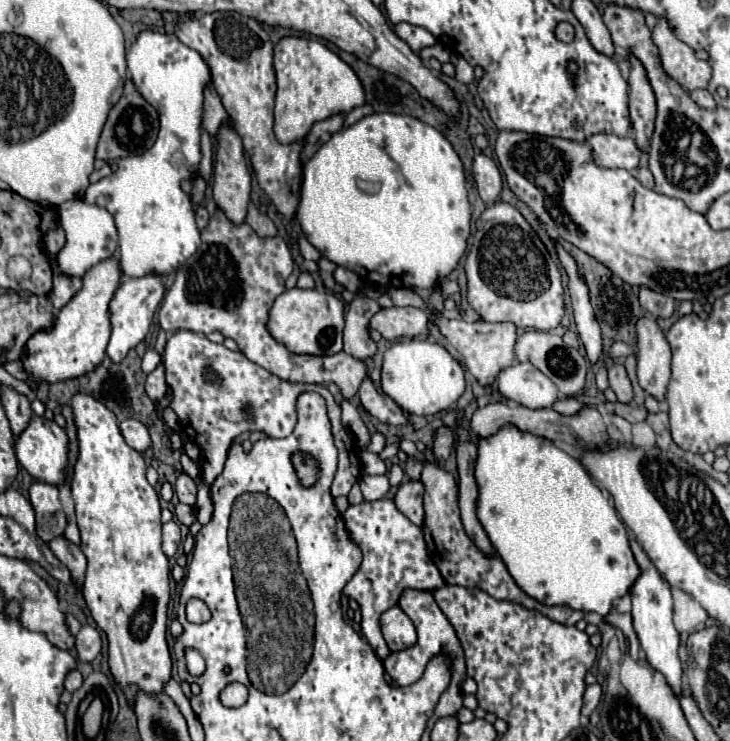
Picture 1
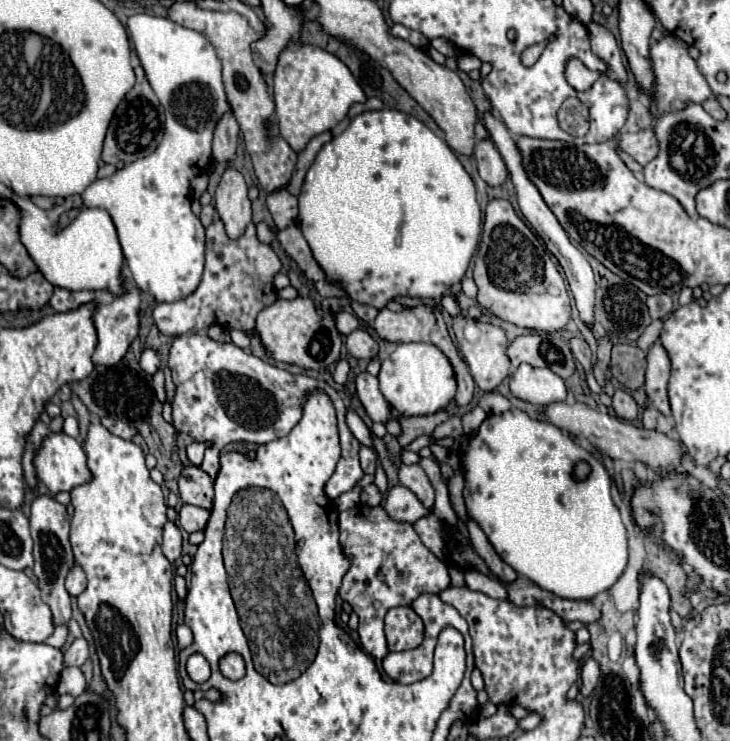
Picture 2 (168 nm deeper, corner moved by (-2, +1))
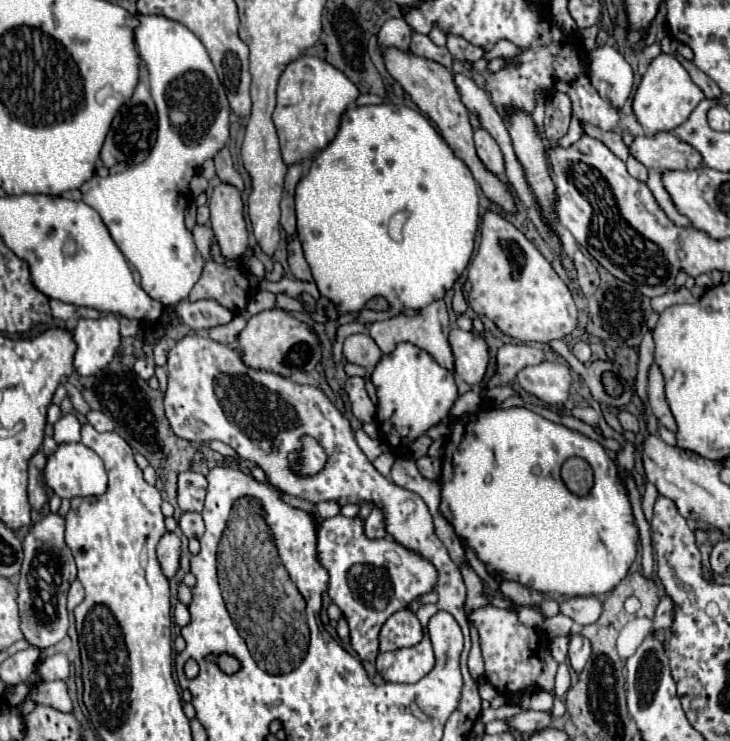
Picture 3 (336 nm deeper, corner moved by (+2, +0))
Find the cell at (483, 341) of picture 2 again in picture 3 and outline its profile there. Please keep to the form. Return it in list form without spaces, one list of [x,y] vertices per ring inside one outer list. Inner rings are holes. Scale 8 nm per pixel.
[[[454,328],[450,330],[450,346],[456,358],[456,374],[470,386],[480,384],[490,362],[490,348],[486,340],[480,334]]]

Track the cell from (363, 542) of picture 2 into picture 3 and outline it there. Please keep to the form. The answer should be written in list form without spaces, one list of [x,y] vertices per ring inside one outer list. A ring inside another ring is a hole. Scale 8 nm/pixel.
[[[338,514],[334,518],[322,520],[322,524],[318,528],[318,558],[320,558],[322,566],[330,572],[328,596],[332,598],[332,602],[336,606],[340,606],[340,610],[344,612],[344,618],[348,620],[350,644],[356,650],[356,654],[368,662],[374,662],[378,656],[378,644],[380,644],[378,634],[380,634],[382,624],[394,612],[408,608],[416,598],[432,592],[438,582],[438,572],[432,566],[432,562],[422,558],[422,554],[418,554],[416,550],[404,548],[402,544],[394,542],[394,538],[380,538],[380,540],[366,538],[364,520],[360,516],[346,518],[346,516]]]

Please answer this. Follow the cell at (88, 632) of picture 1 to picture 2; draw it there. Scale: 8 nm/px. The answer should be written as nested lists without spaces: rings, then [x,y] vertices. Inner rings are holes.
[[[84,637],[76,639],[66,651],[64,651],[64,667],[80,667],[88,659],[88,643]]]

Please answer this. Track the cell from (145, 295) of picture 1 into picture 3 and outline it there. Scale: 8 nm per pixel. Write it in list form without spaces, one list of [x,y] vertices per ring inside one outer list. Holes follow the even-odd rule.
[[[102,312],[98,320],[80,318],[74,326],[74,340],[78,350],[74,354],[74,368],[82,376],[92,376],[108,366],[120,348],[120,324],[116,314]]]

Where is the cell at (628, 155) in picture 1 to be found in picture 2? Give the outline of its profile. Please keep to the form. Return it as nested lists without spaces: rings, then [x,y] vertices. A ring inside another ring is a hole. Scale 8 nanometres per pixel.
[[[644,129],[638,133],[622,133],[620,135],[620,147],[628,155],[632,155],[640,165],[650,163],[660,151],[658,139],[656,139],[652,129]]]

